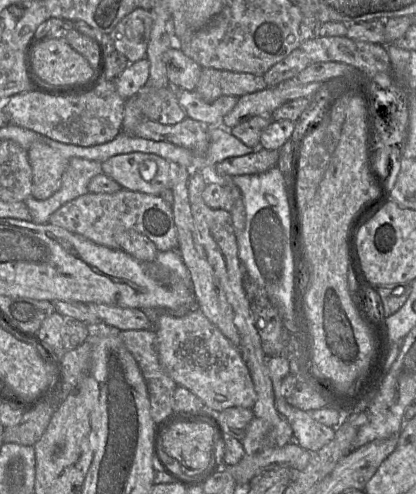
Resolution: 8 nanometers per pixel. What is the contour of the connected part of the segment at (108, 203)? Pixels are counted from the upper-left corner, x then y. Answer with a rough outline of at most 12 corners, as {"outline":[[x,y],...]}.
{"outline":[[123,188],[89,192],[48,223],[112,249],[133,230],[178,250],[172,205]]}

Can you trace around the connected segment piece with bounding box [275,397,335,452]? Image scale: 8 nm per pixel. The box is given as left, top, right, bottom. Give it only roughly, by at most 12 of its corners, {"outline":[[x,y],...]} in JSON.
{"outline":[[275,398],[276,409],[290,424],[297,444],[320,450],[335,430]]}

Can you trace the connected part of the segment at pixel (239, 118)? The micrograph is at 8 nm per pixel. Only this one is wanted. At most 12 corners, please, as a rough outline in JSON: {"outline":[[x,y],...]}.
{"outline":[[276,87],[239,97],[224,117],[231,129],[254,116],[271,117],[289,100]]}

